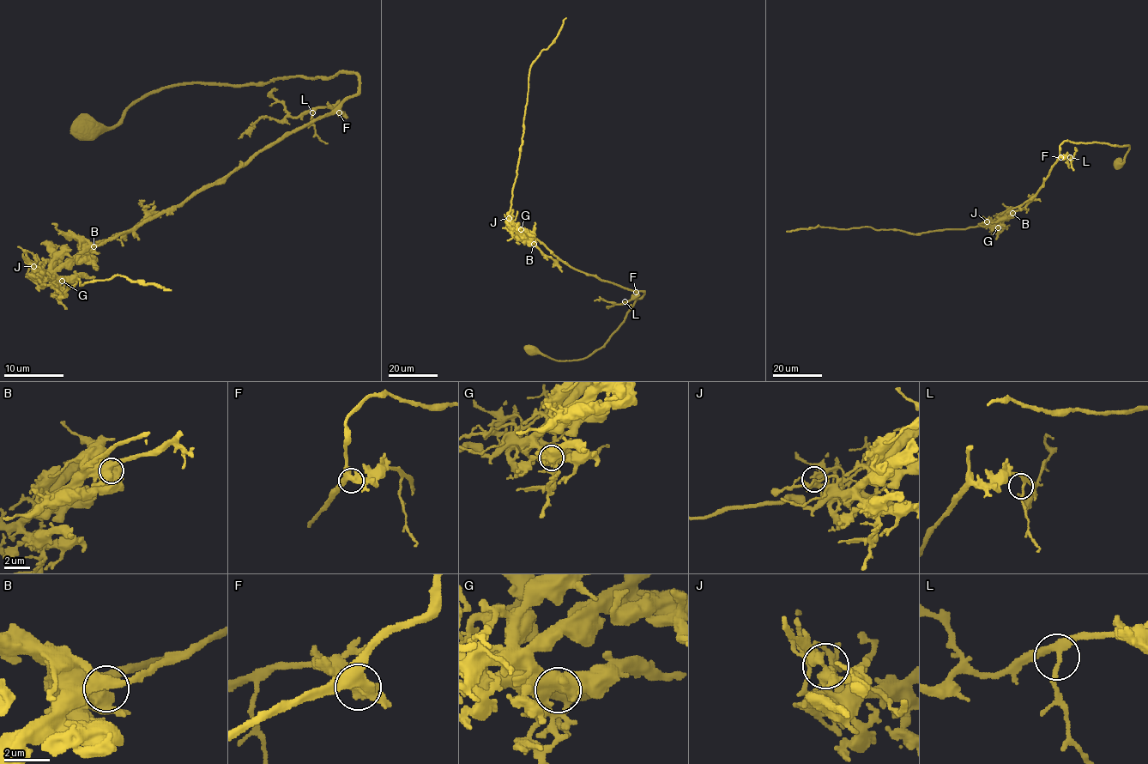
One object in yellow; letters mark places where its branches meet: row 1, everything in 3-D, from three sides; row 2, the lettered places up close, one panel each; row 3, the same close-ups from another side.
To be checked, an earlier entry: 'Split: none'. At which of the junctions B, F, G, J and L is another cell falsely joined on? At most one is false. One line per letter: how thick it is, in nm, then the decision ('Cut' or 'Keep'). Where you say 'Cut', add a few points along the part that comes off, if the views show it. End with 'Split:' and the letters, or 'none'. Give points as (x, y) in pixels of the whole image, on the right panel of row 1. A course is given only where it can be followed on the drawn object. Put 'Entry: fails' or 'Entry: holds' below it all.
B: Thickness 550 nm. Keep
F: Thickness 400 nm. Keep
G: Thickness 500 nm. Keep
J: Thickness 280 nm. Keep
L: Thickness 240 nm. Keep
Split: none
Entry: holds

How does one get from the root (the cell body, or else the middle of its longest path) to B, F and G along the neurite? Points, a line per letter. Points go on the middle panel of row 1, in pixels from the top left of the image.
B: (532, 348), (557, 360), (586, 358), (604, 344), (644, 294), (574, 269), (537, 239), (532, 239), (534, 244)
F: (532, 348), (557, 360), (589, 356), (604, 344), (644, 294), (644, 291), (636, 292)
G: (532, 348), (557, 360), (589, 356), (604, 344), (644, 291), (628, 289), (574, 269), (521, 229)

